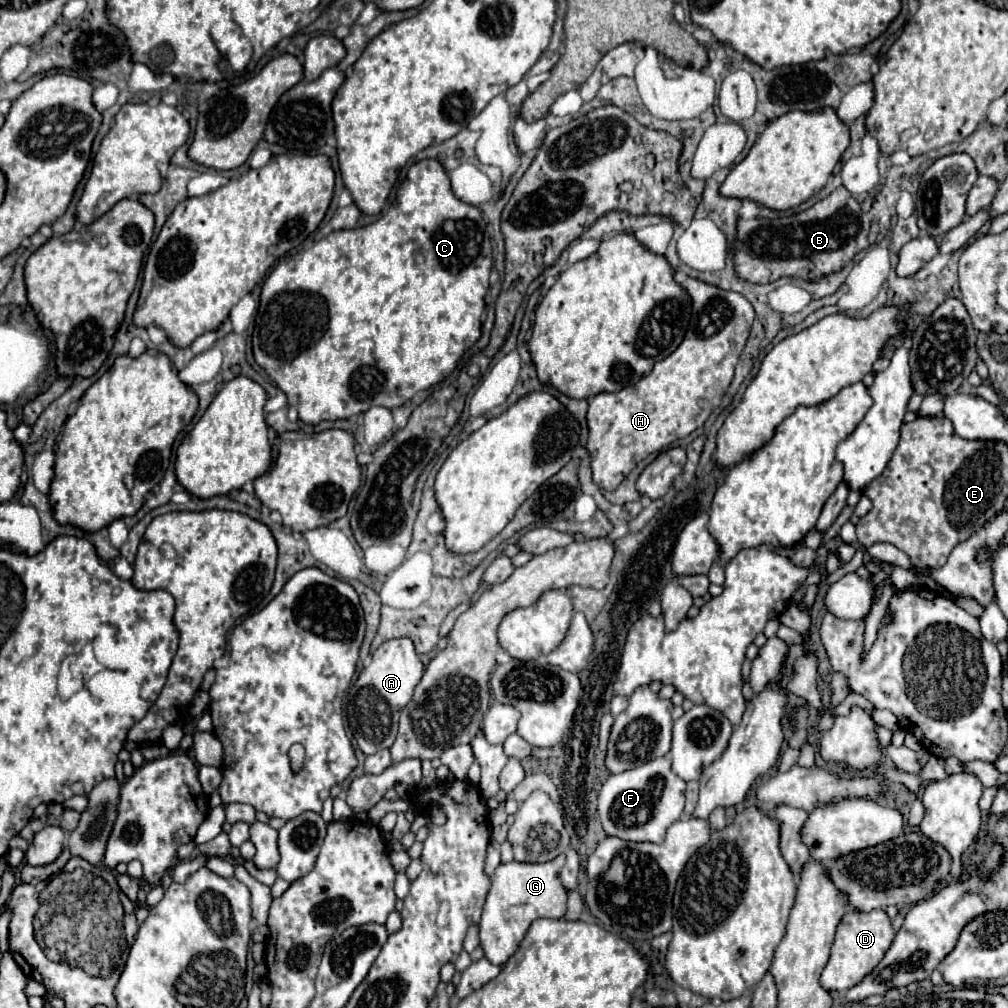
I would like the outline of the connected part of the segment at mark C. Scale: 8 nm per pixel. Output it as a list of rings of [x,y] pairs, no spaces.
[[[427,158],[415,162],[407,174],[407,180],[399,188],[403,188],[403,202],[397,200],[395,212],[391,210],[387,214],[389,222],[373,222],[363,228],[331,232],[323,240],[315,242],[311,248],[281,258],[263,284],[259,314],[253,330],[253,356],[255,362],[261,368],[265,368],[265,372],[271,376],[271,380],[277,382],[277,386],[287,394],[289,406],[297,408],[299,418],[305,424],[315,426],[321,420],[351,418],[355,414],[367,412],[371,406],[385,406],[385,408],[401,406],[407,400],[411,400],[417,392],[427,390],[433,384],[447,378],[455,370],[461,356],[481,336],[481,316],[485,310],[485,294],[489,290],[489,272],[493,266],[493,246],[491,246],[491,236],[487,234],[489,222],[483,220],[483,212],[477,206],[467,204],[455,196],[447,170],[439,160]]]

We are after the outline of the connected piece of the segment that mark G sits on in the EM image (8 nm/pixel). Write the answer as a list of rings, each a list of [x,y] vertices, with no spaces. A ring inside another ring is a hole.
[[[557,856],[545,864],[525,864],[525,862],[501,862],[491,876],[491,890],[479,924],[481,948],[491,964],[503,966],[517,944],[521,944],[529,924],[537,918],[563,918],[567,912],[567,890],[559,880],[559,872],[565,864],[565,856]]]

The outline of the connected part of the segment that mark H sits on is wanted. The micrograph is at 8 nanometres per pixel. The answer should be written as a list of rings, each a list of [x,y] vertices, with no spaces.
[[[683,278],[681,286],[693,298],[693,314],[689,330],[675,352],[671,352],[665,360],[657,362],[649,376],[643,376],[635,386],[627,386],[619,392],[603,392],[589,398],[589,412],[587,412],[587,426],[589,426],[589,442],[587,450],[591,454],[591,470],[593,480],[605,488],[615,490],[623,478],[649,454],[663,450],[665,446],[673,444],[679,438],[689,436],[693,430],[701,428],[703,422],[709,418],[713,408],[717,408],[733,380],[735,364],[747,344],[751,324],[755,320],[755,310],[741,296],[739,292],[723,290],[713,284],[707,284],[697,278]]]

